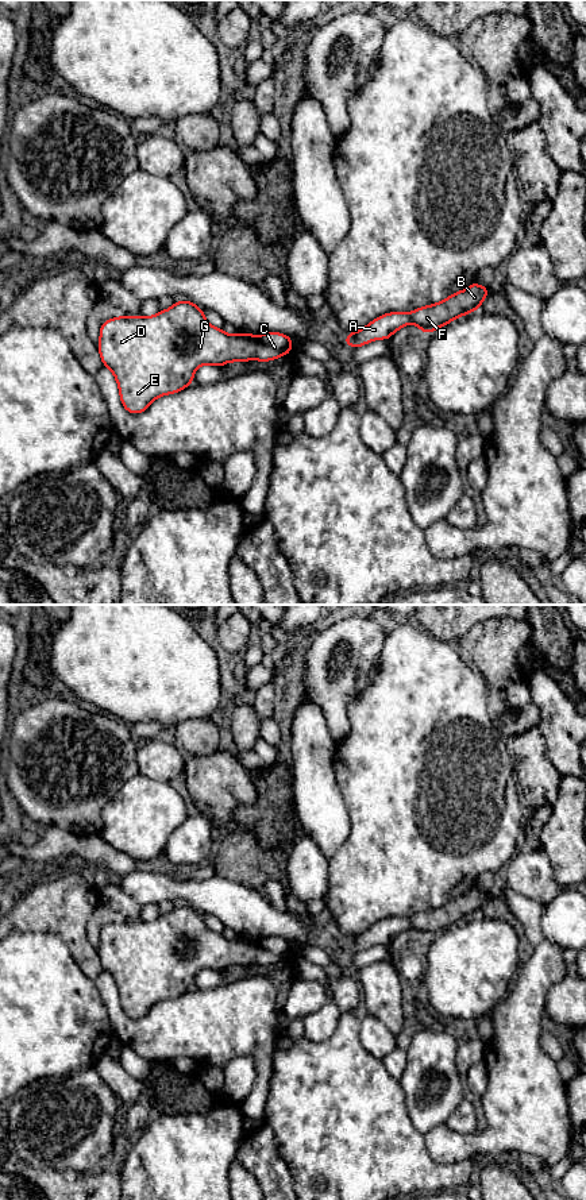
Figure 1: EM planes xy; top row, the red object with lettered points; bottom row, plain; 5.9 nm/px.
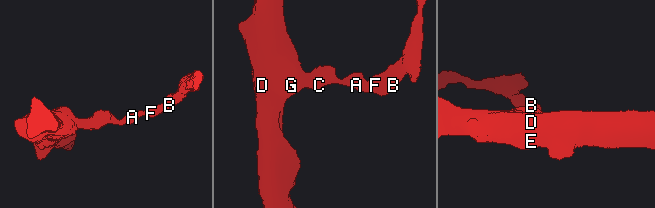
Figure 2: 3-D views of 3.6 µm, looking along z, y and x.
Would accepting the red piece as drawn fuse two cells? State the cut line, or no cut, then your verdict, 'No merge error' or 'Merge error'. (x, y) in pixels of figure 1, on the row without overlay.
Split along xy (409, 918), (412, 926). Merge error

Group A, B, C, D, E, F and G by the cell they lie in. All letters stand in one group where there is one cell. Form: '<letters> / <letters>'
A C D E G / B F

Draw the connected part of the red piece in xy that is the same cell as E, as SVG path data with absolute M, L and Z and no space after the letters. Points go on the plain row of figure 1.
M192 906L174 907L166 915L151 922L122 921L105 925L100 931L97 953L103 971L108 972L117 987L123 1012L143 1018L151 1007L162 1000L174 999L193 988L194 976L201 969L223 972L227 966L269 966L292 958L293 944L279 937L227 939L221 933L208 929L204 914Z

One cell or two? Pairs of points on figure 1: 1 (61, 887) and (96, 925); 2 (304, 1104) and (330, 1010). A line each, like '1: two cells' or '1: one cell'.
1: two cells
2: two cells

